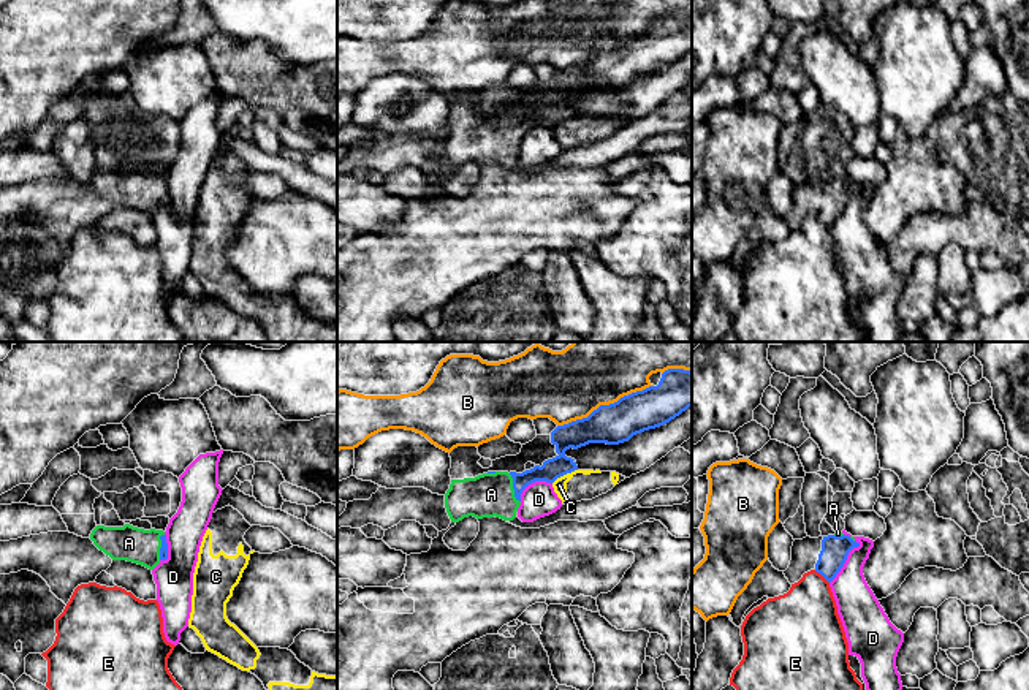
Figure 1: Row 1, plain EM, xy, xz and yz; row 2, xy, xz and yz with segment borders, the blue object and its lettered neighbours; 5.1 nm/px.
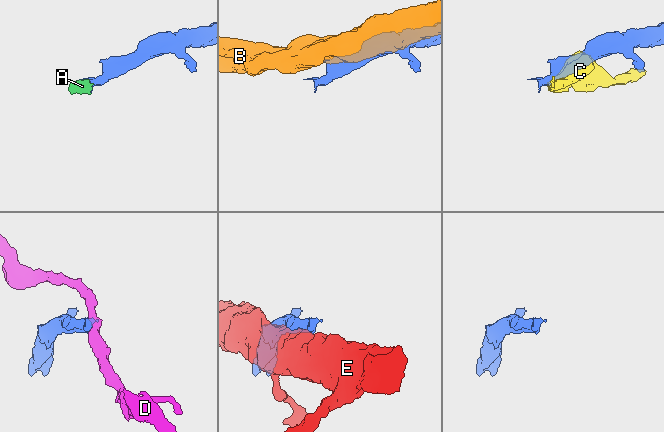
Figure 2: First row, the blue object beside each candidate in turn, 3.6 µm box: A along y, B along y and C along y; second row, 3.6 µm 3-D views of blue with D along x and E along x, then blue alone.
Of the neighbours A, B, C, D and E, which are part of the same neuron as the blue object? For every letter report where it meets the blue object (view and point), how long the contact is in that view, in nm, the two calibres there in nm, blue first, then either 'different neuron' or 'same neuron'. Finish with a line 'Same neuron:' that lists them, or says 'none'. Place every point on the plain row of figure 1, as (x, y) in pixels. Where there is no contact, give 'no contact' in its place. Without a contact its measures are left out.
A: contact xz (513, 133); length 160 nm; calibres 110 and 220 nm; same neuron
B: contact xz (605, 51); length 550 nm; calibres 200 and 340 nm; different neuron
C: contact xz (564, 119); length 150 nm; calibres 140 and 70 nm; different neuron
D: contact yz (844, 208); length 260 nm; calibres 140 and 200 nm; different neuron
E: contact yz (822, 220); length 100 nm; calibres 140 and 340 nm; different neuron
Same neuron: A

